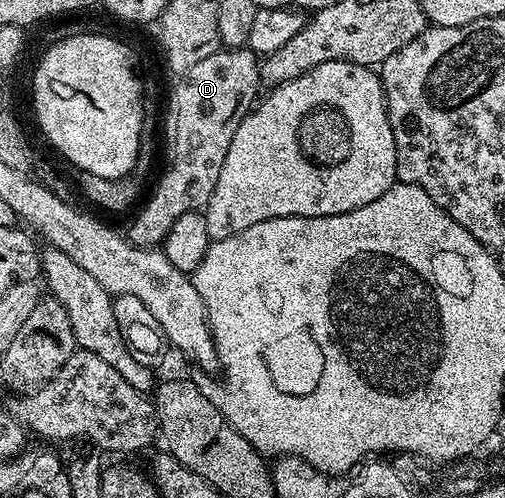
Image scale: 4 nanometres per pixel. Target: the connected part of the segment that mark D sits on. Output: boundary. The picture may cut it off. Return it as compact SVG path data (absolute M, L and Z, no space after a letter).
M248 47L239 49L220 48L215 55L207 55L200 63L195 63L186 73L180 74L173 85L173 94L169 97L169 110L163 113L163 133L165 129L165 161L169 169L161 173L157 186L148 194L147 200L136 210L137 218L133 226L127 230L127 237L134 245L157 247L164 242L167 231L175 224L179 215L187 215L194 211L204 210L211 199L211 191L215 191L215 183L219 179L219 171L225 166L227 147L231 147L231 139L235 131L254 108L258 100L257 88L262 88L261 67L258 54Z

